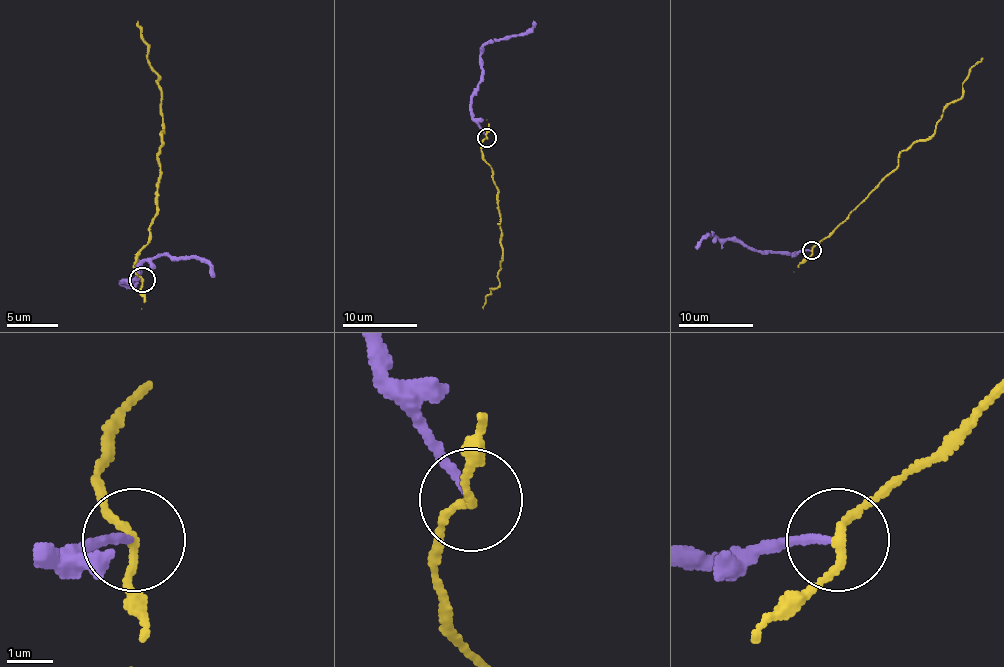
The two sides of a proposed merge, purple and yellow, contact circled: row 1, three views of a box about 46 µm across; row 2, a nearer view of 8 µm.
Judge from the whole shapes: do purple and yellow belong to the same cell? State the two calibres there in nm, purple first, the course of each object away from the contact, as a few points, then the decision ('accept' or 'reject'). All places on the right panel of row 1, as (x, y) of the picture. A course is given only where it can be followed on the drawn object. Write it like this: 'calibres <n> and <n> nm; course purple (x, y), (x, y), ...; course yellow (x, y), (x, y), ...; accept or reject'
calibres 170 and 170 nm; course purple (811, 250), (767, 252), (709, 233), (696, 248); course yellow (811, 250), (896, 168), (902, 151), (924, 141), (934, 132), (943, 109), (960, 98), (962, 83), (982, 57); reject

